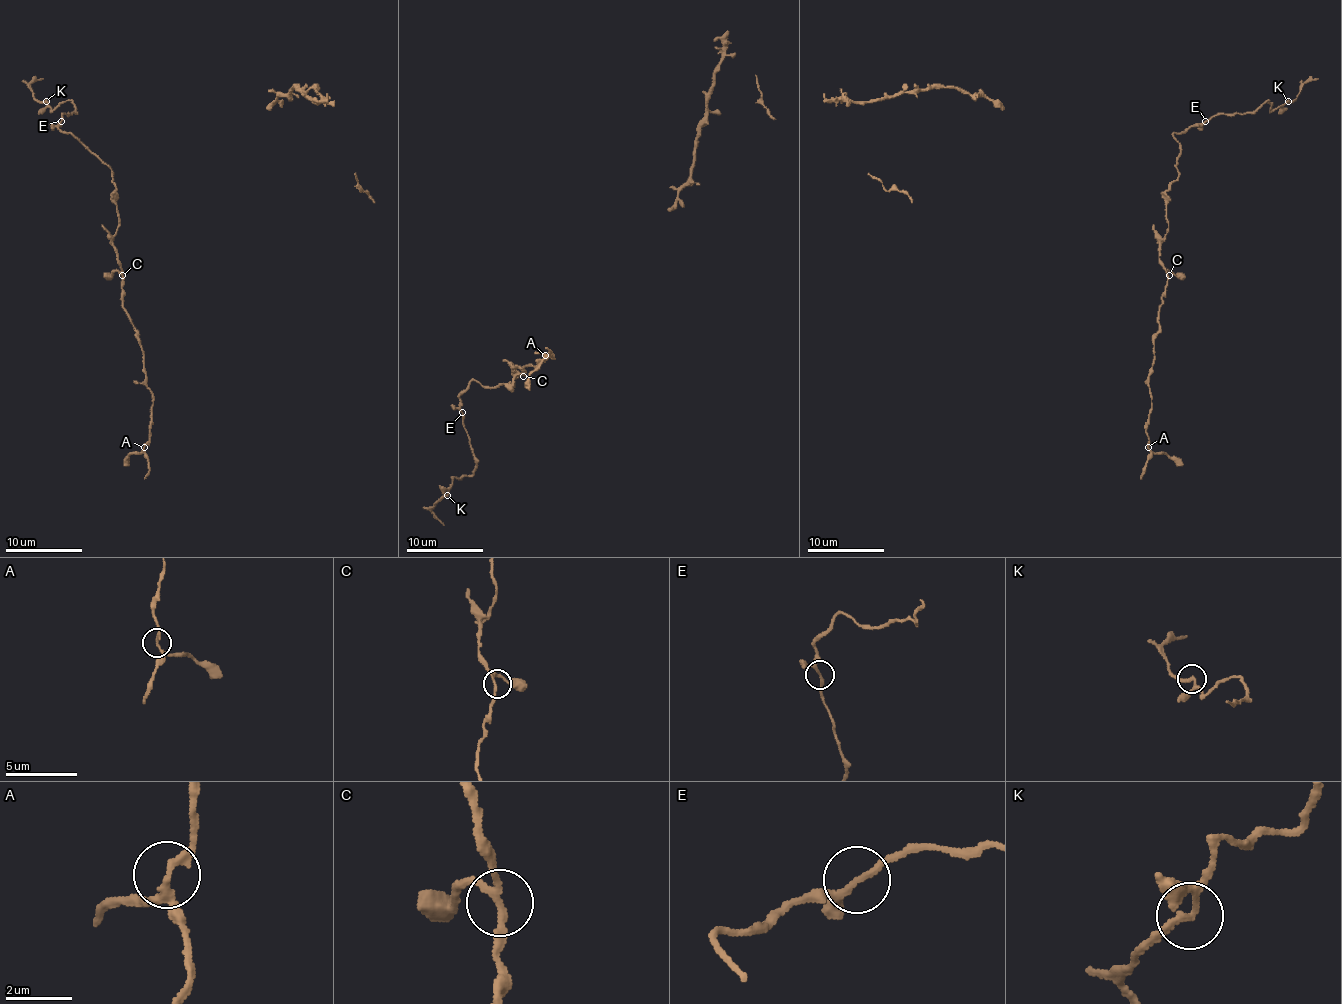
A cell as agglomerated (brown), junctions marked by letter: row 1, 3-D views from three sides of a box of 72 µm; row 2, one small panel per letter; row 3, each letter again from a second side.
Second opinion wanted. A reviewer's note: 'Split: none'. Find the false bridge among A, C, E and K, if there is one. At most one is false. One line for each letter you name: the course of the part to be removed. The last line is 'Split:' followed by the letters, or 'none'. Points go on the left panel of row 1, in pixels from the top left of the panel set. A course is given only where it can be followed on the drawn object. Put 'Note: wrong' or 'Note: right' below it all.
K: (45, 102), (34, 96), (30, 86), (43, 78)
Split: K
Note: wrong

